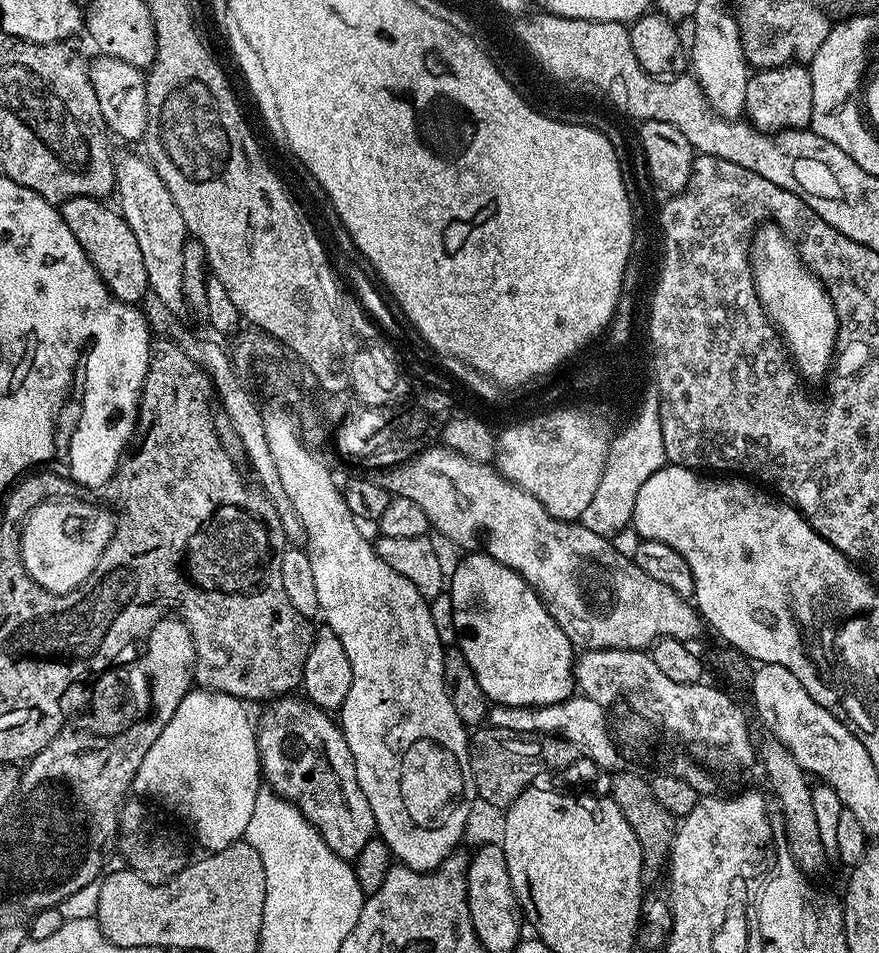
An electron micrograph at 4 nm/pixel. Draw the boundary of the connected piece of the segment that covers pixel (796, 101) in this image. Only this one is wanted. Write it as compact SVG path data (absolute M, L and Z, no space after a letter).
M800 62L753 71L746 82L744 110L752 127L759 128L762 132L781 132L783 128L808 128L814 110L811 71Z

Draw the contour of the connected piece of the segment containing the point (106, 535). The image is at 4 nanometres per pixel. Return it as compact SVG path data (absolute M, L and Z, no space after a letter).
M65 498L62 500L44 501L29 514L29 516L24 522L23 527L21 528L20 553L22 554L24 569L27 570L28 576L31 577L31 579L35 581L36 584L46 589L46 591L58 594L68 593L70 590L76 589L77 586L79 586L83 581L85 581L86 578L88 578L93 572L94 566L97 565L97 562L100 561L101 554L104 553L105 546L109 544L109 540L112 537L115 525L116 518L113 514L113 511L111 514L110 511L100 506L94 506L88 502L80 501L80 498Z

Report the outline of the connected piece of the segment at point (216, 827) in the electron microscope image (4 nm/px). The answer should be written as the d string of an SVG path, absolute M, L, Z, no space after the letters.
M193 690L178 702L174 718L166 722L166 730L158 734L154 746L142 758L138 774L134 774L131 791L137 797L153 796L160 804L165 804L180 820L192 827L198 843L208 852L226 850L235 840L245 839L248 827L254 824L254 798L262 791L262 769L260 751L256 741L254 720L248 717L245 701L230 694Z

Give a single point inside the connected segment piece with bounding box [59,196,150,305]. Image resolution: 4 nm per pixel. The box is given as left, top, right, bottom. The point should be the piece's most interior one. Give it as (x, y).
(101, 230)

